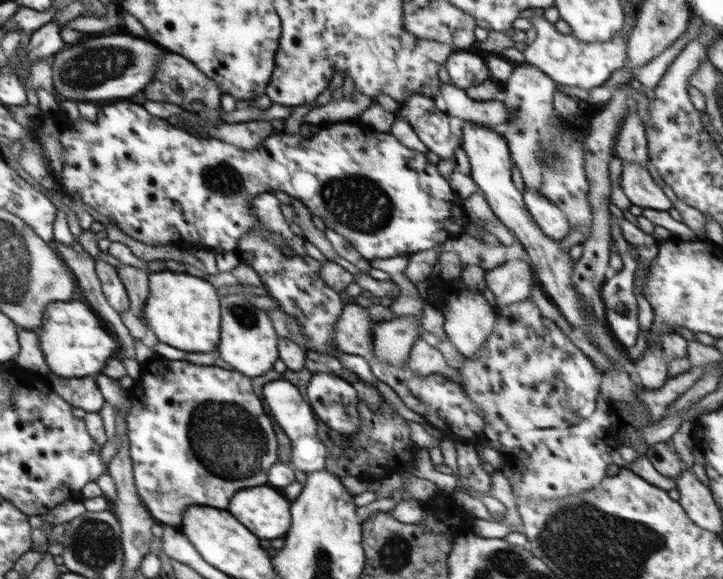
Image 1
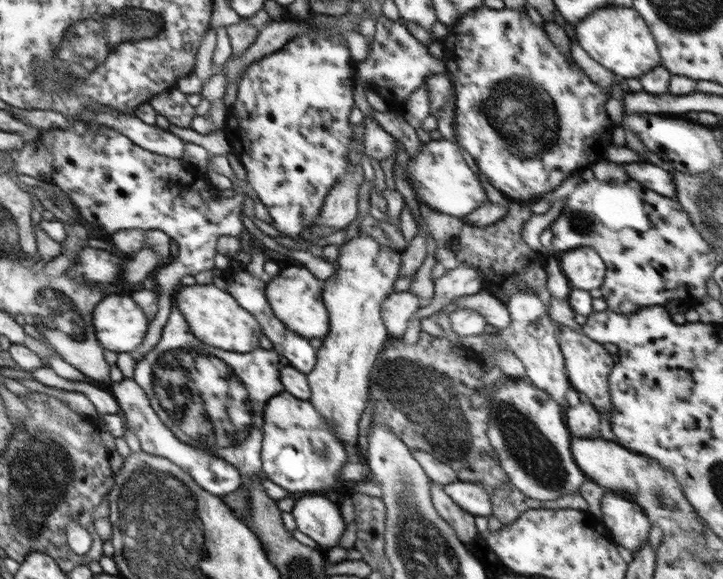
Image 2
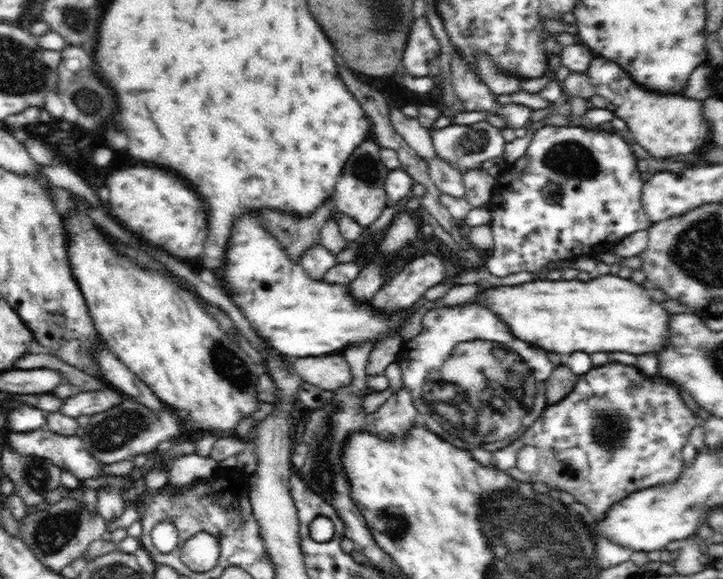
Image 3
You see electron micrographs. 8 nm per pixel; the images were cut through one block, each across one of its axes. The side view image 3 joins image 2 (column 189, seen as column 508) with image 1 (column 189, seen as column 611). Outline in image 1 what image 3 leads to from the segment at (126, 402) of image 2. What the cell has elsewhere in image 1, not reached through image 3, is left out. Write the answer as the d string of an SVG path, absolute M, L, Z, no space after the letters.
M154 357L142 364L142 375L127 391L132 406L127 413L130 458L136 492L156 522L179 526L188 506L228 508L230 498L250 486L268 482L268 468L278 461L278 441L261 398L253 391L250 377L217 365L196 365L190 361Z

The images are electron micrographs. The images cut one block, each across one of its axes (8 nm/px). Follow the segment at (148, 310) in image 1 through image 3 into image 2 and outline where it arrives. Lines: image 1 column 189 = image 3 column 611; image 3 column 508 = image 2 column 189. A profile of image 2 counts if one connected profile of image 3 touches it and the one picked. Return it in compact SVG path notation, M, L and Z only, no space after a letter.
M213 284L184 286L176 294L176 306L186 319L191 334L201 340L203 344L222 348L228 352L242 353L259 347L258 338L260 338L262 330L255 316L242 308L227 291L221 290Z

